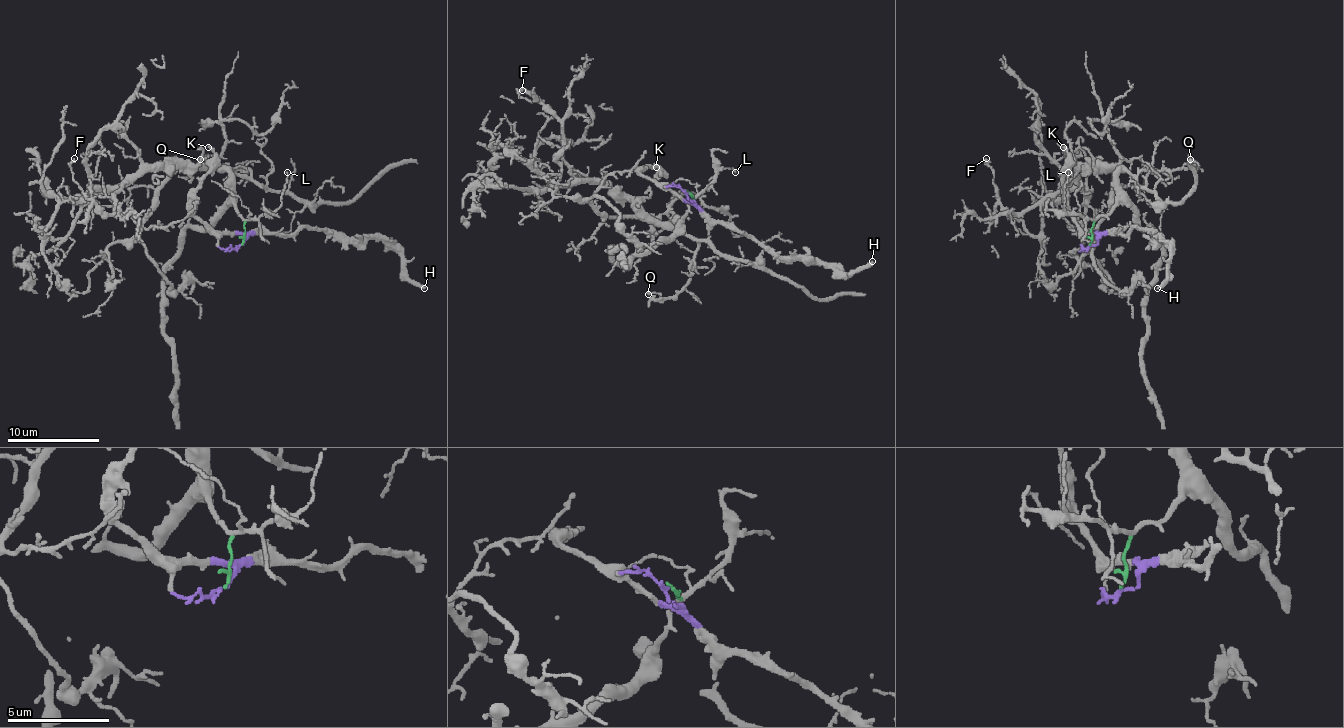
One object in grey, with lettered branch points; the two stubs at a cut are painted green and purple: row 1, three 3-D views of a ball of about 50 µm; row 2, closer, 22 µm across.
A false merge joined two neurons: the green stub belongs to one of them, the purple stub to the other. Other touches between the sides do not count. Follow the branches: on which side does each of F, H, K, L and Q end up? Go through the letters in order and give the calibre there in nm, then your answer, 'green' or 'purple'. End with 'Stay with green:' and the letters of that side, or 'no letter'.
F: 180 nm | green
H: 300 nm | purple
K: 240 nm | purple
L: 100 nm | green
Q: 150 nm | green
Stay with green: F, L, Q

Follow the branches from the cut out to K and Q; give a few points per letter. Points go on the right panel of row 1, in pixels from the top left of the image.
K: (1090, 245), (1083, 250), (1083, 231), (1069, 213), (1062, 169), (1067, 151), (1062, 146)
Q: (1090, 245), (1092, 224), (1115, 204), (1122, 172), (1135, 176), (1186, 169), (1195, 162), (1191, 155), (1191, 160)

